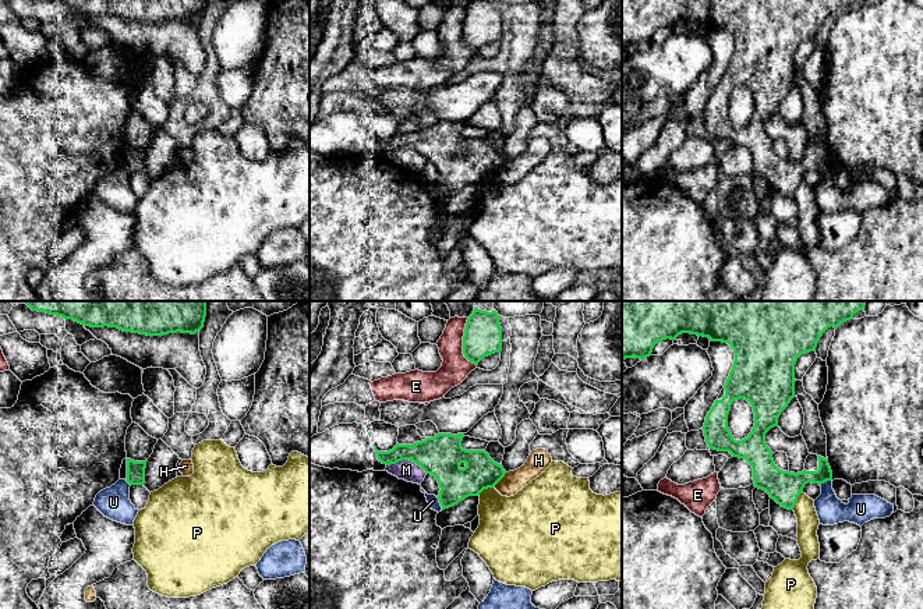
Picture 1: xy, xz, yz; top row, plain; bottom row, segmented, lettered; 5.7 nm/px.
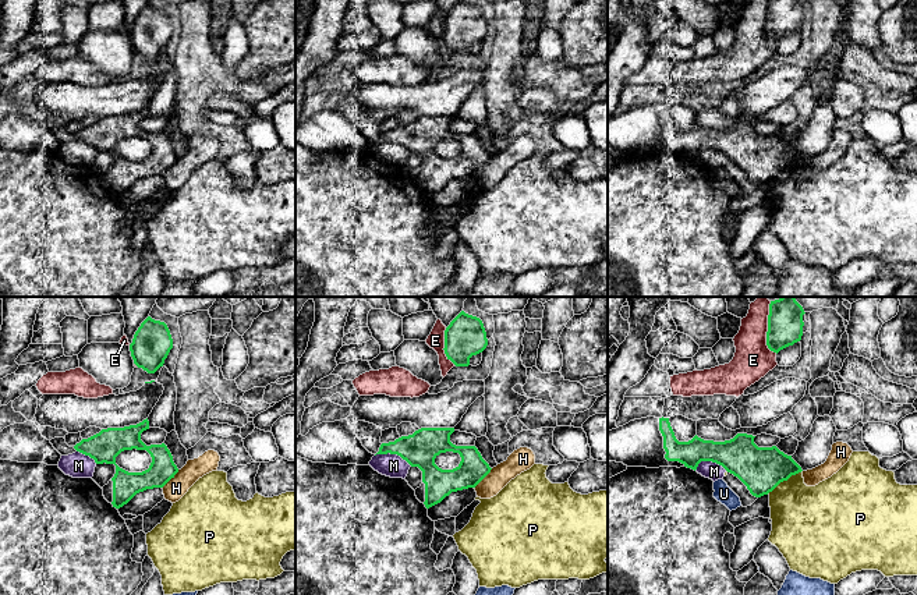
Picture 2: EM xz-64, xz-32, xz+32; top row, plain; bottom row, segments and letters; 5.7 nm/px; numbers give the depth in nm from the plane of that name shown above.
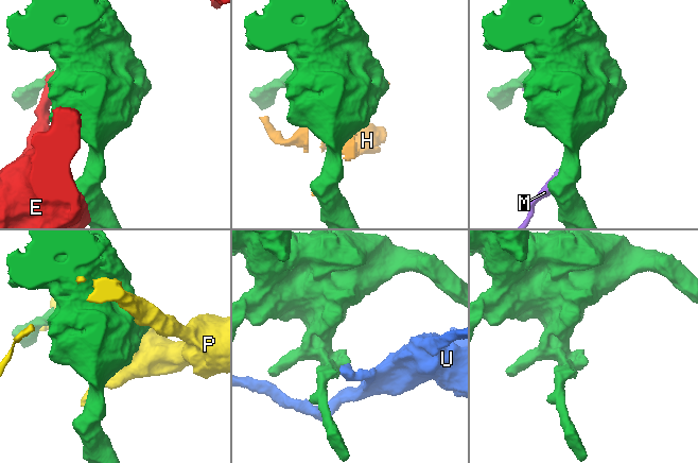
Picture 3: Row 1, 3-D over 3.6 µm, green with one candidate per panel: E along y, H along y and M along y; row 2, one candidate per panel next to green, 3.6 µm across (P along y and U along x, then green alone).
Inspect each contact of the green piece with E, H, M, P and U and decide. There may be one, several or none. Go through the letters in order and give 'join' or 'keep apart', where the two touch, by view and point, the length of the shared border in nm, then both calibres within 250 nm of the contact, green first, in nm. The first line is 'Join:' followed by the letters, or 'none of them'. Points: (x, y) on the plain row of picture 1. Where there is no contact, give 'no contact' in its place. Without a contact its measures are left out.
Join: none of them
E: keep apart; contact xz (463, 31); length 280 nm; calibres 220 and 160 nm
H: keep apart; contact xz (499, 167); length 110 nm; calibres 200 and 130 nm
M: keep apart; contact xz (407, 147); length 240 nm; calibres 240 and 120 nm
P: keep apart; contact yz (796, 187); length 120 nm; calibres 190 and 130 nm
U: keep apart; contact xz (439, 190); length 80 nm; calibres 220 and 70 nm

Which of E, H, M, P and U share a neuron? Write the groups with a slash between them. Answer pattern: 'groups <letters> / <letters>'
groups E / H / M P / U

